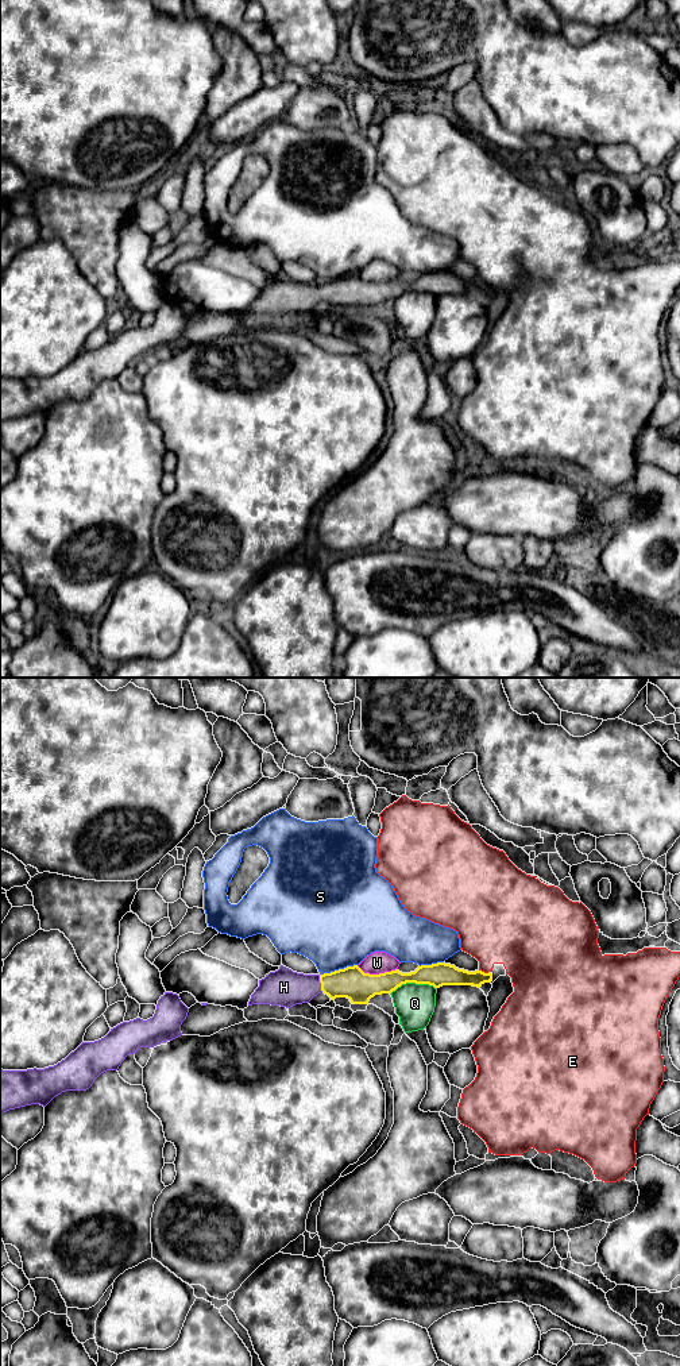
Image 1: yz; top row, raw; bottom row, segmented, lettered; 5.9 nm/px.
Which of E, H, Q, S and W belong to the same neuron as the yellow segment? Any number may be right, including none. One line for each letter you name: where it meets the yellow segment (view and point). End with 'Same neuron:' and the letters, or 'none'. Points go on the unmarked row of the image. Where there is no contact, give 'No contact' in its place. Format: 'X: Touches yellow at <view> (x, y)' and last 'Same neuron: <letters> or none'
H: Touches yellow at yz (320, 290)
Same neuron: H

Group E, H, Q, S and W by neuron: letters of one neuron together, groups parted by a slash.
E / H / Q / S / W

